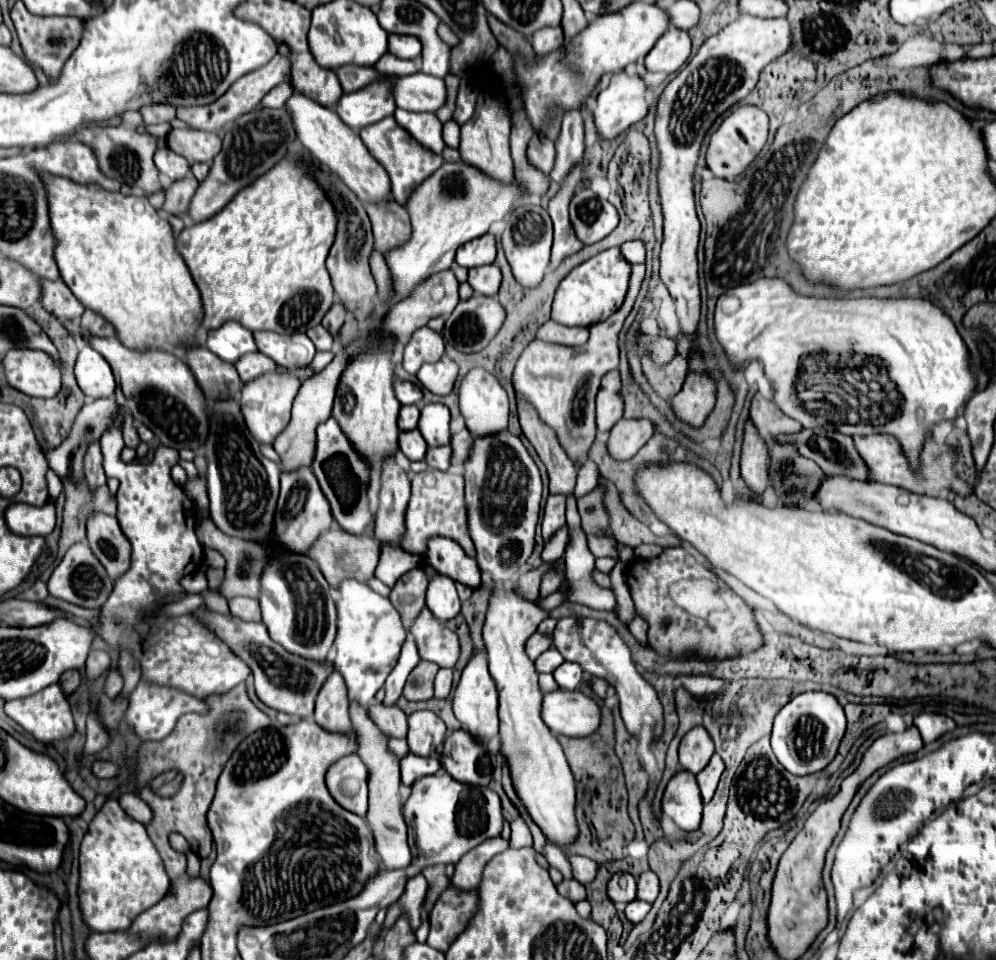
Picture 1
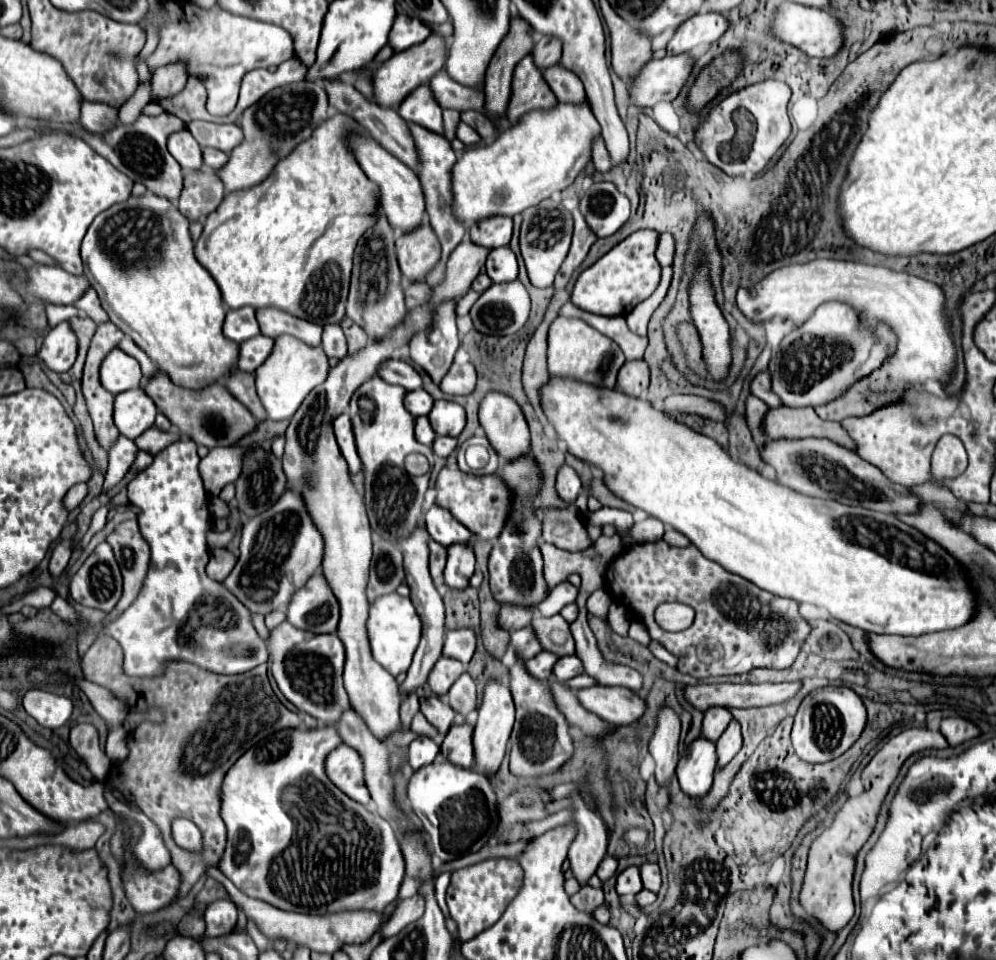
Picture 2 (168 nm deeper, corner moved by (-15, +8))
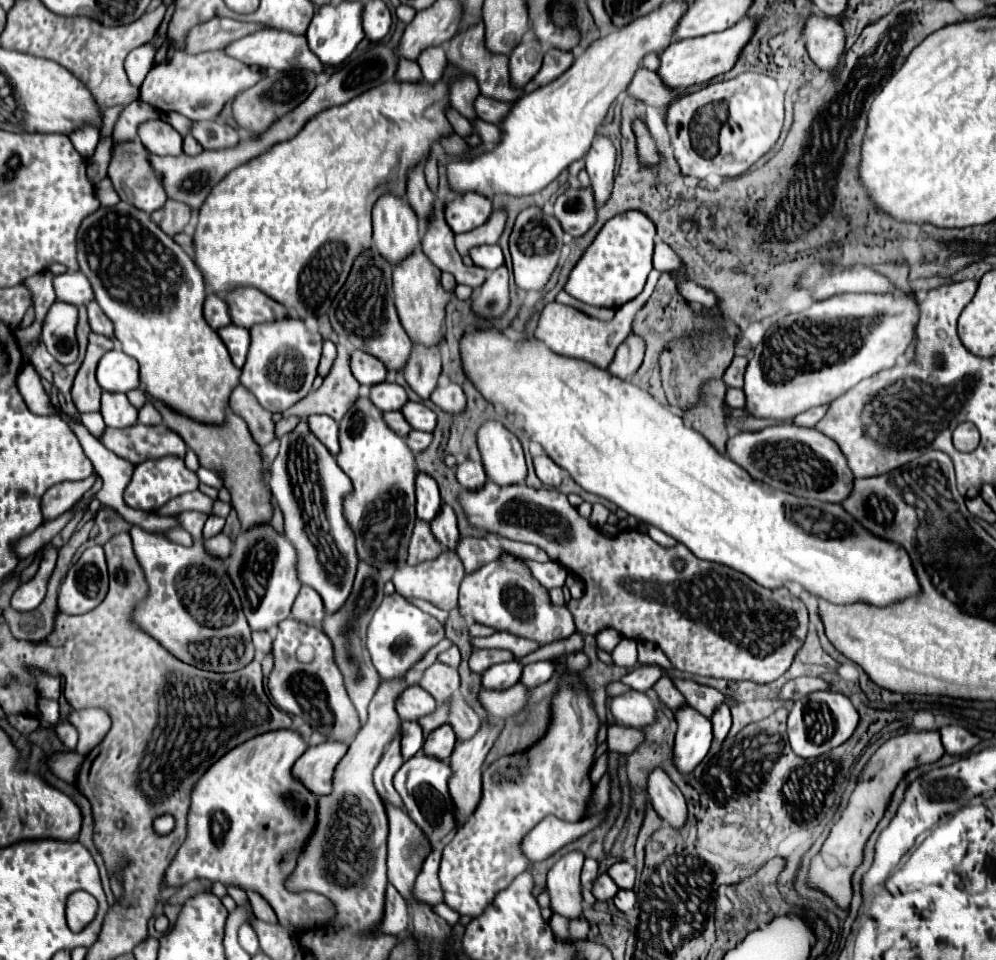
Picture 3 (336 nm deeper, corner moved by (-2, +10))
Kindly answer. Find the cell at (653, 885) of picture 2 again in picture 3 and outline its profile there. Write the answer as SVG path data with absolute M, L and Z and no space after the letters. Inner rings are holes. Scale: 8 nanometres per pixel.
M628 861L614 863L614 865L608 869L608 875L616 881L616 885L618 885L620 889L632 889L632 887L634 887L634 881L636 881L636 867L630 865Z

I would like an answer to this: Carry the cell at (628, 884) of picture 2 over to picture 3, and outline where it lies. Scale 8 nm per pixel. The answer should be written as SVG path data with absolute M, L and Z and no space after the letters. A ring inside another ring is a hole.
M602 873L602 875L596 879L592 893L594 893L596 899L608 901L608 899L612 899L612 897L618 893L618 887L614 885L614 879L612 879L608 873Z

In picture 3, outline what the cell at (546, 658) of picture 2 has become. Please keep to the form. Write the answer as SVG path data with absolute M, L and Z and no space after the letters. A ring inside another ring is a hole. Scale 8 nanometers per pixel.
M518 659L498 663L482 673L482 687L486 689L506 689L520 681L524 665Z

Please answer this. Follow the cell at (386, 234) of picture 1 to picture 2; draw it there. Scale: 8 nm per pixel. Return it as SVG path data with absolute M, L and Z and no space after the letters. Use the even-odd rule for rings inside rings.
M423 223L413 233L405 233L397 237L395 251L397 251L401 273L409 283L425 281L427 273L441 259L441 247L429 223Z

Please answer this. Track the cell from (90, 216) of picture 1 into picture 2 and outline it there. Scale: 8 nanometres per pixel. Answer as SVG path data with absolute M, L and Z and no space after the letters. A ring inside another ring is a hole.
M145 193L141 197L129 197L125 203L99 213L83 239L81 259L85 275L93 279L91 287L97 291L111 321L129 335L135 345L149 355L155 367L167 373L175 385L205 389L207 385L223 379L237 365L239 345L225 339L221 331L225 319L221 291L209 271L195 259L189 221L171 201Z

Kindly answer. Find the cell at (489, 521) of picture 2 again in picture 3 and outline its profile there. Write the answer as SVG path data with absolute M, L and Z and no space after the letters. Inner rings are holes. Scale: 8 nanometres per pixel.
M486 481L476 491L462 489L458 493L458 503L470 525L512 541L538 545L552 557L552 561L564 565L584 581L584 597L568 603L578 631L596 635L600 629L612 627L624 637L652 641L666 653L678 671L716 679L770 683L790 667L796 651L806 639L808 611L798 597L788 593L788 589L764 589L734 569L694 557L682 543L666 549L636 529L622 531L616 537L604 537L596 527L580 517L576 507L568 503L566 495L556 489L532 489L526 485L502 487L494 481ZM676 557L686 561L682 573L672 567Z

